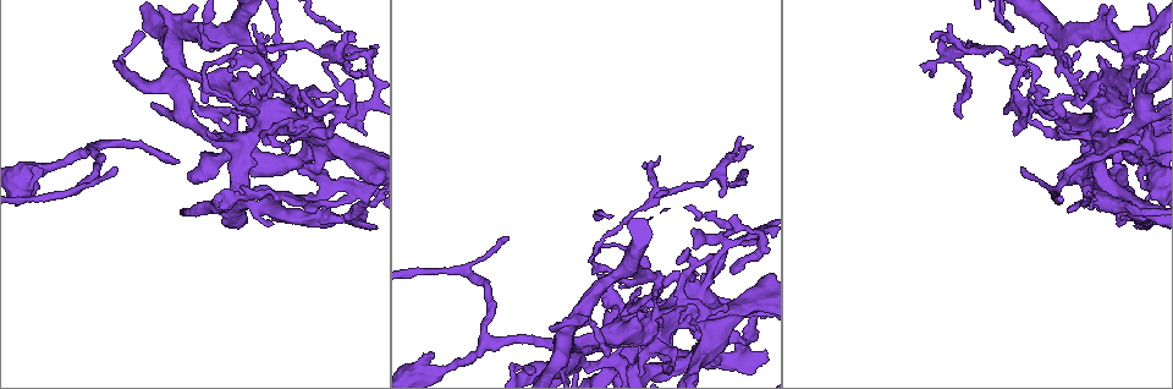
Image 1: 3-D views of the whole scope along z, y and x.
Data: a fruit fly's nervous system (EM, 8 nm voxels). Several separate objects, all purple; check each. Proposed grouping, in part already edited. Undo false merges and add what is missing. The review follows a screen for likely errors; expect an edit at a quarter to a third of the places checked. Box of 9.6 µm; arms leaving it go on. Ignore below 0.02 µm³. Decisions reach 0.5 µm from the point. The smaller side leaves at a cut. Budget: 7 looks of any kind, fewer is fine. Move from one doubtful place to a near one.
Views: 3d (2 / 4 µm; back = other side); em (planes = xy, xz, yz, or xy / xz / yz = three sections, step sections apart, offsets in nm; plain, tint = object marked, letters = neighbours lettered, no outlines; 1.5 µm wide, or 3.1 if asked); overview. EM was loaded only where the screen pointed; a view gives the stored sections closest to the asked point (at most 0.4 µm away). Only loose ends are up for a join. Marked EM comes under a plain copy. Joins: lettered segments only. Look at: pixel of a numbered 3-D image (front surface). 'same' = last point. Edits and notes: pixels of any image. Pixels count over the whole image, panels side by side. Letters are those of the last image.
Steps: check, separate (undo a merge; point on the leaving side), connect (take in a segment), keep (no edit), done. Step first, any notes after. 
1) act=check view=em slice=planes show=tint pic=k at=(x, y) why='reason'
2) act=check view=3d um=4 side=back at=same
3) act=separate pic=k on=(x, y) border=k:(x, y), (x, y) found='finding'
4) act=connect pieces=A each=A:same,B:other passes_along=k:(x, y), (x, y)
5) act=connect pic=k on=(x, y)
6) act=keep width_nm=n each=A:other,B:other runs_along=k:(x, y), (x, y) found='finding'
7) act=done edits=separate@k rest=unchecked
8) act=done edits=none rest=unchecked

act=check view=em slice=xy step=4 show=letters pic=1 at=(1138, 168) why='thick end'

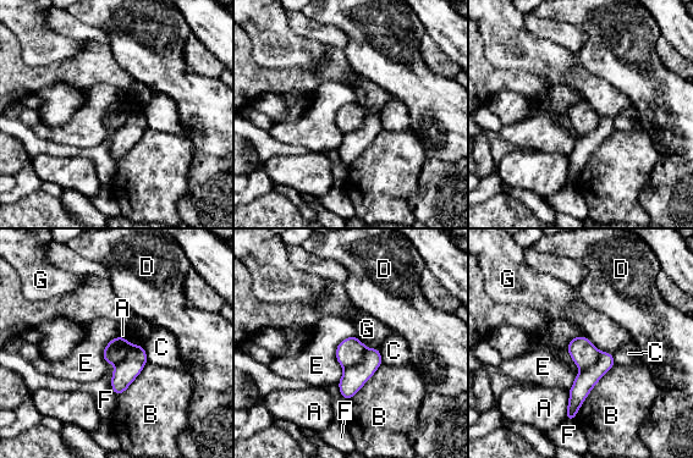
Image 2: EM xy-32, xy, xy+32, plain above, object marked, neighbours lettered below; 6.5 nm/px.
act=keep longest_contact=B:460nm each=A:other,B:other,C:other,D:other,E:other,F:other,G:other runs_along=2:(582, 338), (584, 382), (571, 417) found='no lettered segment goes on from it'

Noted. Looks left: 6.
act=check view=3d um=4 pic=1 at=(1130, 100) why='free end'

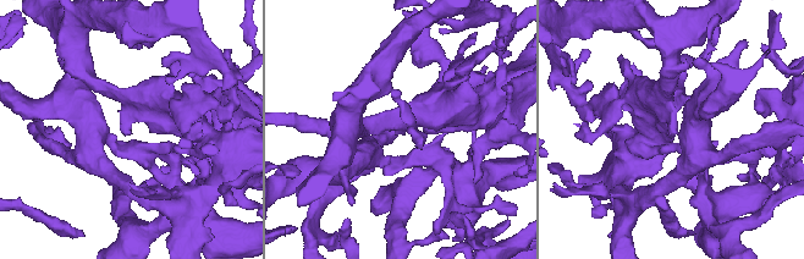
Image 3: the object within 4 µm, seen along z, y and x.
act=check view=em slice=planes show=letters pic=3 at=(673, 134) why='need the tissue'

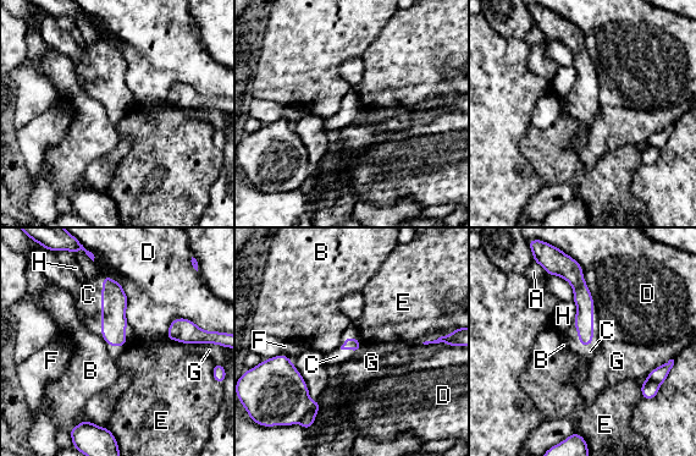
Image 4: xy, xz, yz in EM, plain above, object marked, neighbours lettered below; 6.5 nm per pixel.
act=connect pieces=C each=A:other,B:other,C:same,D:other,E:other,F:other,G:other,H:other found='the neuron continues'

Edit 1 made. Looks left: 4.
act=check view=3d um=2 pic=1 at=(663, 318) why='branch stops here'

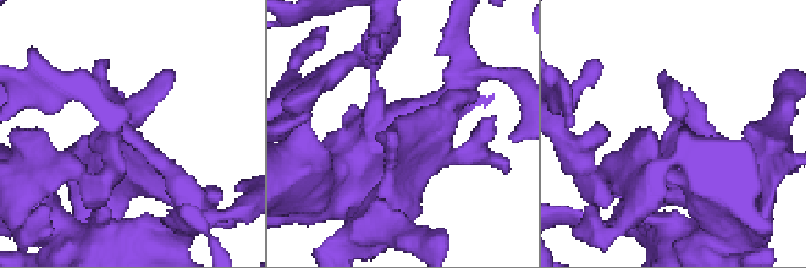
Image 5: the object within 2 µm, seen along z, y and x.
act=check view=em slice=planes show=letters pic=5 at=(394, 132) why='need the tissue'

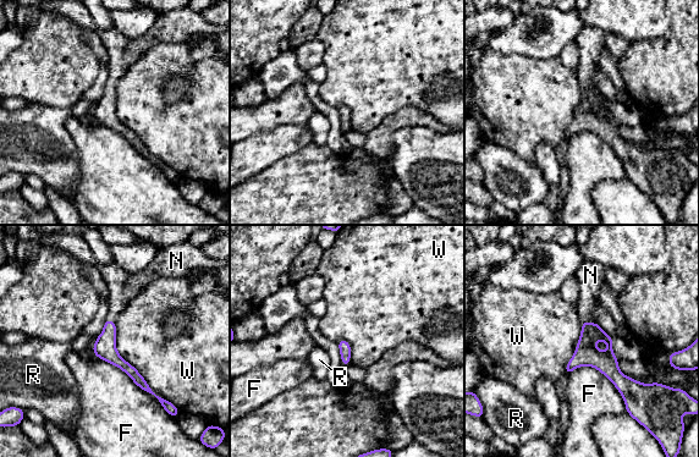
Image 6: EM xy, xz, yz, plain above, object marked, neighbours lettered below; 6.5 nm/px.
act=connect pieces=N each=F:other,N:same,R:other,W:other passes_along=6:(585, 353), (589, 323), (589, 285) found='it goes on there'

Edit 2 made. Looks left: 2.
act=done edits=connect@4,connect@6 rest=unchecked

